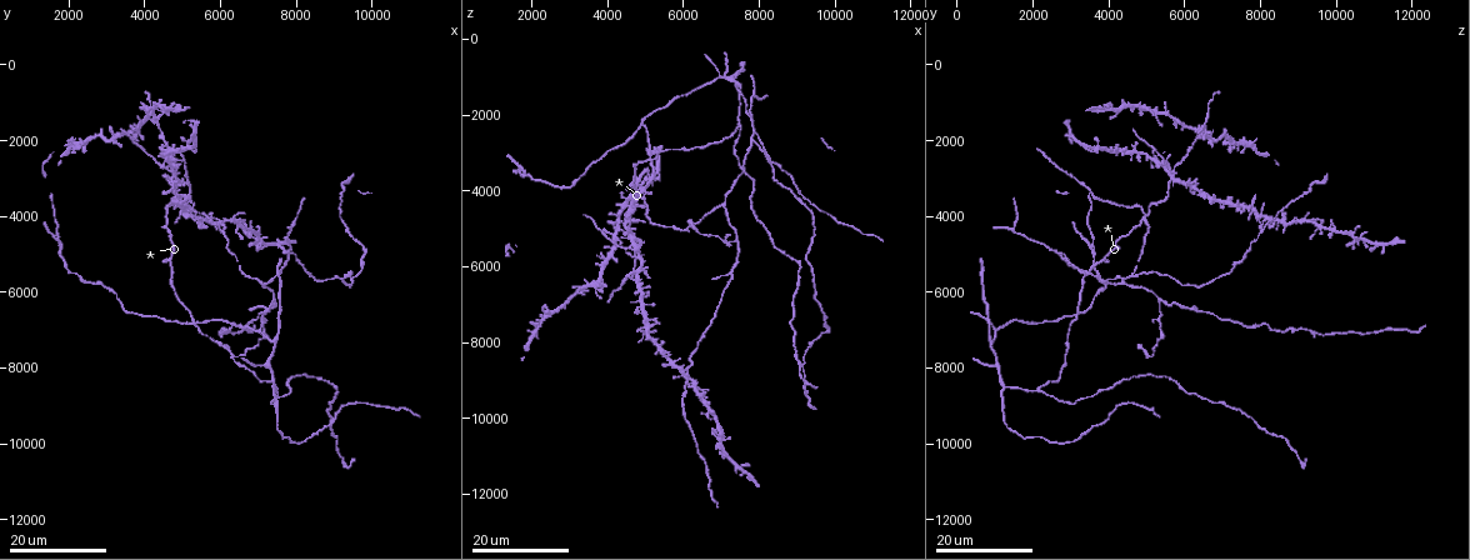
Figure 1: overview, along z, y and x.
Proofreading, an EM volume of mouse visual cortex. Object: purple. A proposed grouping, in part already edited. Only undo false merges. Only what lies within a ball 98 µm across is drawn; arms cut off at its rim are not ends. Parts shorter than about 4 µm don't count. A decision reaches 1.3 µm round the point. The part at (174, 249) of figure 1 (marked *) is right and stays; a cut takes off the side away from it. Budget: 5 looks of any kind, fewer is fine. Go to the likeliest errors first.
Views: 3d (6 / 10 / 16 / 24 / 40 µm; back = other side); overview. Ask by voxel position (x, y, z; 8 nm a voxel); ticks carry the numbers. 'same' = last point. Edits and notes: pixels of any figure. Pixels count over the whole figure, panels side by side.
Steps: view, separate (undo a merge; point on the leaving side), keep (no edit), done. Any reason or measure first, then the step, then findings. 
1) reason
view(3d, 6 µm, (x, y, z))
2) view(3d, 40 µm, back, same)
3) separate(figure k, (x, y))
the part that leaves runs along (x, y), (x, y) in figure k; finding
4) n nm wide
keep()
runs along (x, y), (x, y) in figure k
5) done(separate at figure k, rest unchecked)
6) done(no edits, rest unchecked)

view(3d, 24 µm, (7450, 8600, 2200))

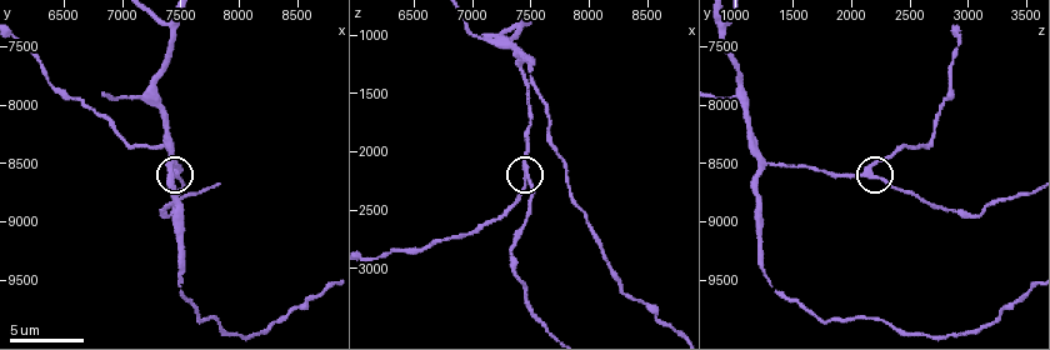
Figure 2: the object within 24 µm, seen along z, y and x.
view(3d, 10 µm, (7460, 8600, 2160))

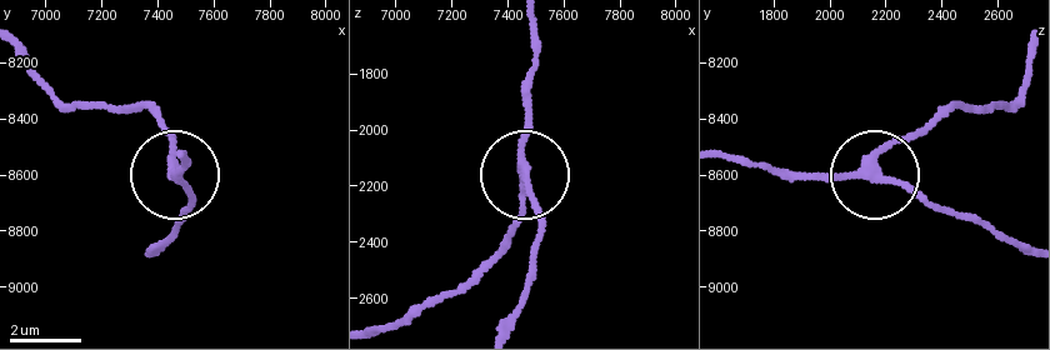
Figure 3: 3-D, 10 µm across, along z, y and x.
210 nm wide
keep()
runs along (390, 328), (489, 259), (525, 179), (543, 233), (534, 256) in figure 3; continuous, no second cell

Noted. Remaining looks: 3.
three arms meet
view(3d, 24 µm, (7800, 4450, 1500))

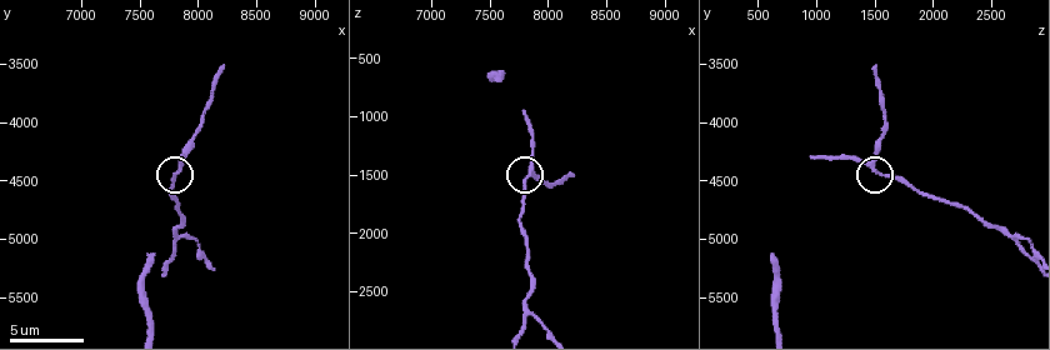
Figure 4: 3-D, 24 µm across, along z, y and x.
view(3d, 6 µm, (7820, 4400, 1520))

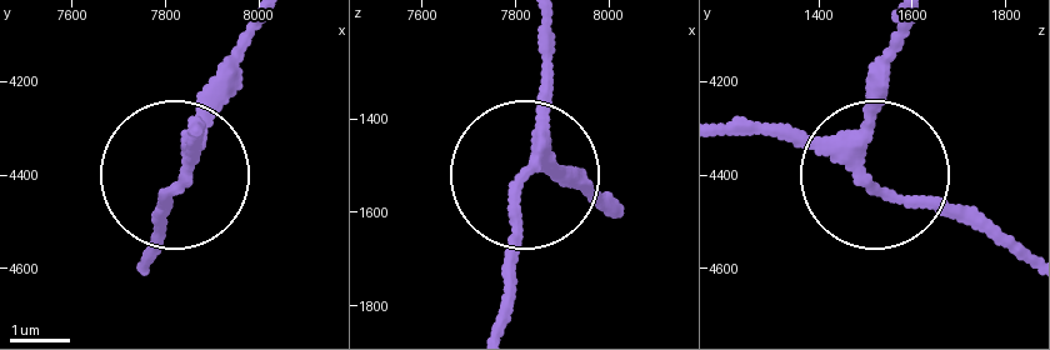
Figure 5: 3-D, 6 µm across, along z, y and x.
170 nm wide
keep()
one cell here

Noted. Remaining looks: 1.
done(no edits, rest unchecked)

